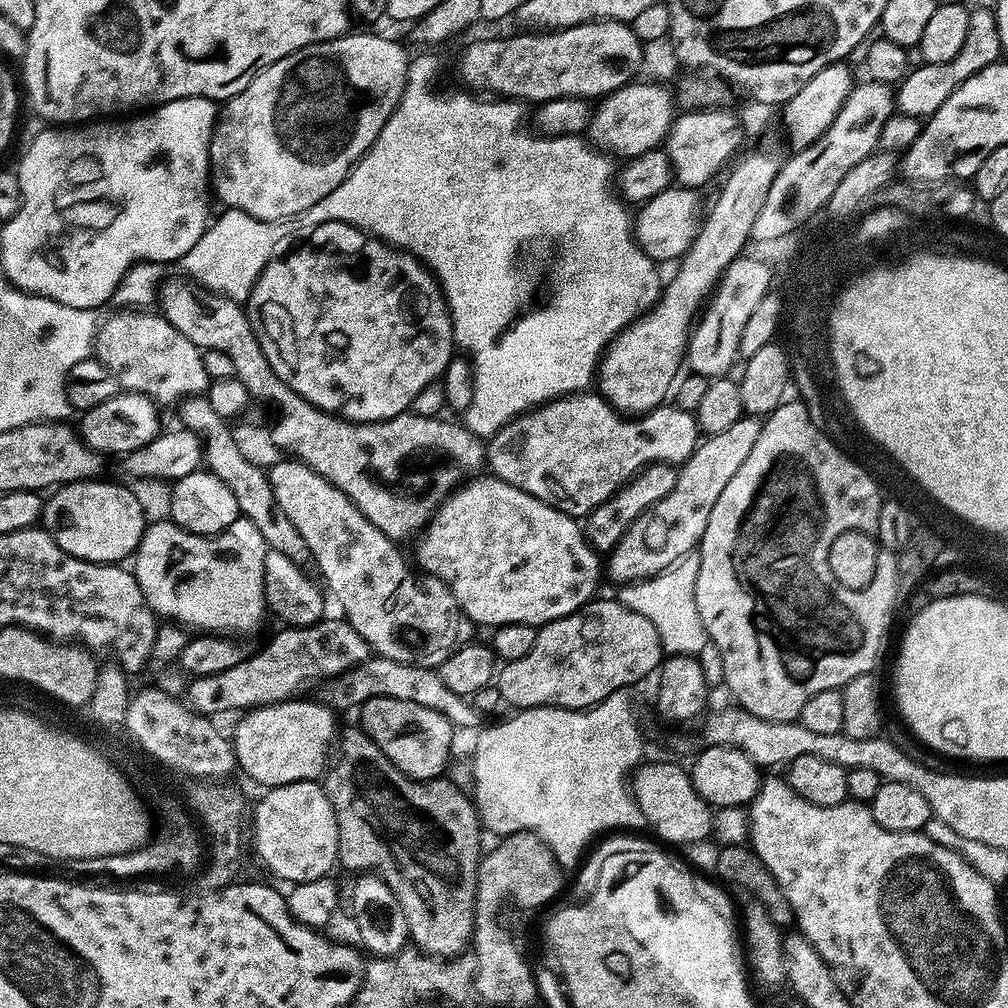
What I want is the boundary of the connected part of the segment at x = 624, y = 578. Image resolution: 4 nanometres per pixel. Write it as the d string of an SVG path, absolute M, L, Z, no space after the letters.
M742 418L730 426L722 434L714 434L701 439L696 445L690 459L679 465L676 485L666 498L662 498L654 506L647 508L630 527L624 531L624 537L610 549L606 556L606 576L619 582L635 582L646 580L649 576L656 576L659 572L664 572L671 568L676 561L683 556L689 555L699 545L702 534L706 530L706 522L710 522L710 510L714 510L714 502L718 502L718 494L726 490L726 482L738 474L738 466L746 462L746 457L750 455L750 450L754 450L754 442L758 442L761 421L756 418Z

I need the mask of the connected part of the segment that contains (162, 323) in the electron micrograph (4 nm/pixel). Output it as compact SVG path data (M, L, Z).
M116 310L113 316L108 316L104 321L99 321L98 327L94 332L94 356L101 360L114 374L117 385L121 389L129 392L141 392L143 396L150 396L156 401L157 405L175 405L184 400L185 397L199 396L207 393L209 378L206 374L206 366L201 349L196 347L186 334L174 330L170 322L162 314L157 314L152 310Z

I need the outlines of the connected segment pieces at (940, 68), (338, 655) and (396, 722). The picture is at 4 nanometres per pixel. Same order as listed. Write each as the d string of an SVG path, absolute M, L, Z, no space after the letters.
M973 7L971 14L970 30L966 30L966 42L962 42L962 50L958 50L958 54L954 54L954 58L950 62L923 63L913 67L909 71L908 77L895 89L895 107L899 111L905 112L908 116L921 118L933 116L938 110L938 106L942 106L942 102L946 102L946 98L950 98L950 94L954 94L954 90L958 90L958 86L962 86L962 82L966 82L966 78L978 74L978 70L997 63L1001 59L1002 49L998 38L995 11L991 7Z
M325 618L305 628L284 626L268 644L268 652L237 659L234 666L209 676L197 676L188 688L186 703L199 716L216 718L219 712L234 712L255 708L262 704L275 704L278 698L292 698L307 680L315 676L340 676L356 664L369 659L368 644L343 618Z
M370 698L359 709L359 723L366 735L390 758L390 762L400 772L405 772L414 780L434 780L441 775L448 751L452 748L452 723L438 710L418 706L418 702L402 702L398 698Z

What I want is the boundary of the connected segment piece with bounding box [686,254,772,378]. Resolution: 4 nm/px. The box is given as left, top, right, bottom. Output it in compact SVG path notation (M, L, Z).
M744 254L739 260L732 262L720 277L710 303L695 321L689 335L686 364L691 371L709 378L724 378L731 373L728 371L731 370L732 363L738 360L742 330L745 329L746 322L749 321L758 304L769 295L768 287L771 284L772 272L762 261L751 260L748 254Z

